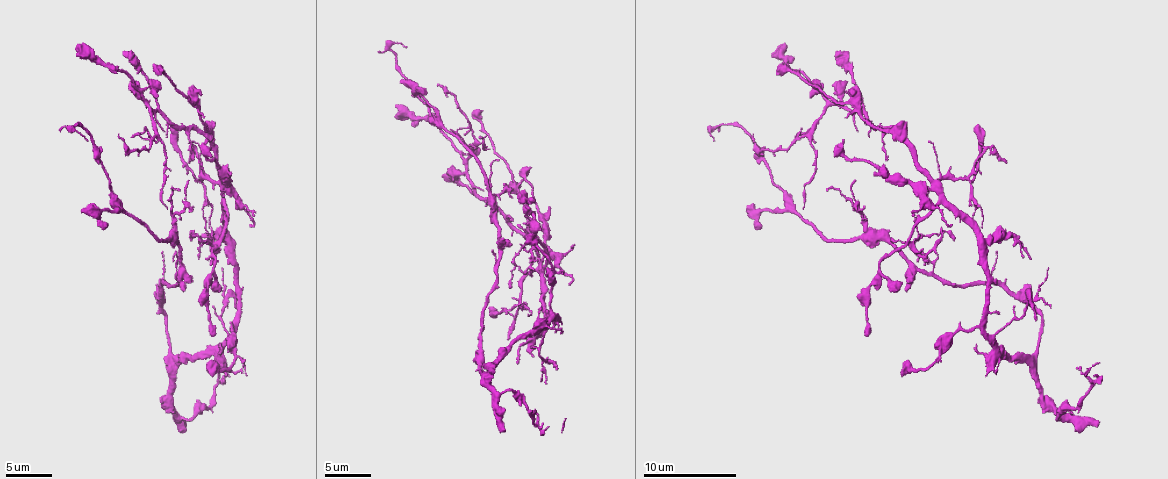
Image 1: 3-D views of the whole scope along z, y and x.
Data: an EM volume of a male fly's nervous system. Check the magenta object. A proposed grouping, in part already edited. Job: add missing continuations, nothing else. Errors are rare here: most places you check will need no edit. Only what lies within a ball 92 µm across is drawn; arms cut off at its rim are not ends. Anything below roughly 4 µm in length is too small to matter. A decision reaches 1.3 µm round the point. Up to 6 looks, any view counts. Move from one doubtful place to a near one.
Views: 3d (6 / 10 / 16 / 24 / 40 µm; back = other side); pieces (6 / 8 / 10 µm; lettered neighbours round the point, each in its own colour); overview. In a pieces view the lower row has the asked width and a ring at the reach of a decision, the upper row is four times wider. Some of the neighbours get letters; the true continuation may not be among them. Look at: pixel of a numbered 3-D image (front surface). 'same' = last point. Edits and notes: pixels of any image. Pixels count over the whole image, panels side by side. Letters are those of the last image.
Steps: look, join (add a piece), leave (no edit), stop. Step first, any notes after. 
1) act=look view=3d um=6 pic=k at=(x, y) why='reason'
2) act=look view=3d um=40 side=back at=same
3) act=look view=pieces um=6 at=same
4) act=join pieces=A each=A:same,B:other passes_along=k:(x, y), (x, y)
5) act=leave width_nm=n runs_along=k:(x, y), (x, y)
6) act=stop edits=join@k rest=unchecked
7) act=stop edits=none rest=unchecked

act=look view=pieces um=8 pic=1 at=(165, 208) why='thin end'

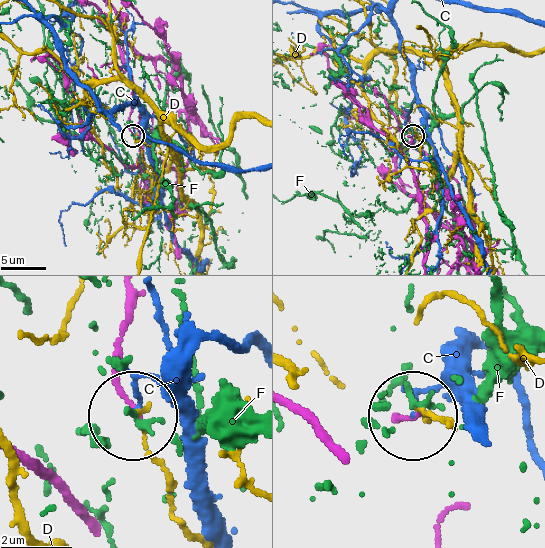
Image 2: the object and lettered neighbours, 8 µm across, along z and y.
act=leave each=C:other,D:other,F:other runs_along=2:(133, 292), (115, 346), (115, 381), (130, 405) found='none of them fits'

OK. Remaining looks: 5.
act=look view=pieces um=10 pic=1 at=(439, 84) why='branch stops here'

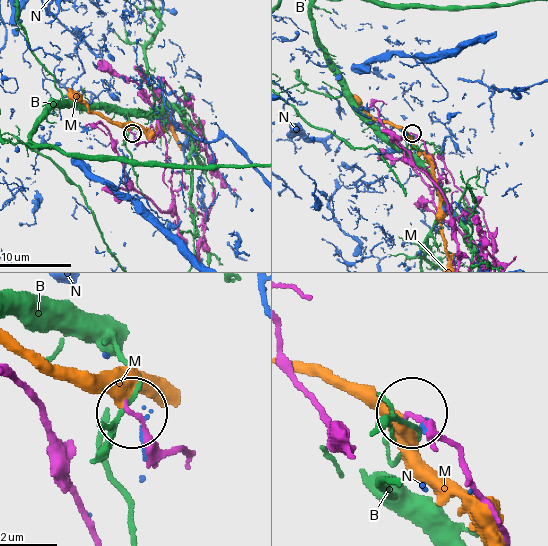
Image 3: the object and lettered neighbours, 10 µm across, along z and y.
act=leave each=B:other,M:other,N:other runs_along=3:(505, 531), (458, 452), (417, 419) found='none of them fits'

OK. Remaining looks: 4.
act=look view=pieces um=6 pic=1 at=(512, 218) why='free end'

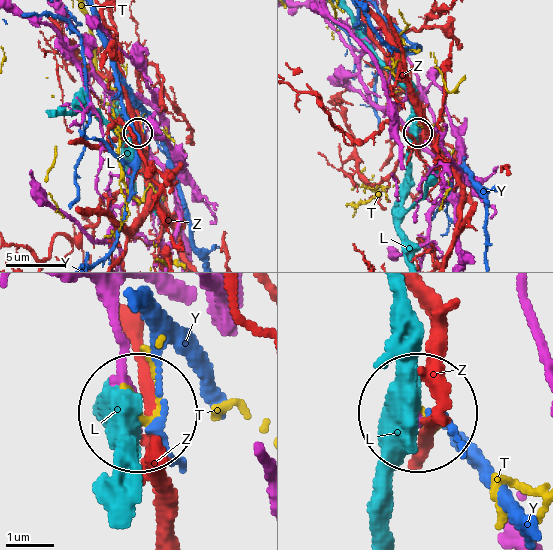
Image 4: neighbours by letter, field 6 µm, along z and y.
act=leave each=L:other,T:other,Y:other,Z:other found='no lettered piece goes on from it'

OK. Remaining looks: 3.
act=stop edits=none rest=unchecked

